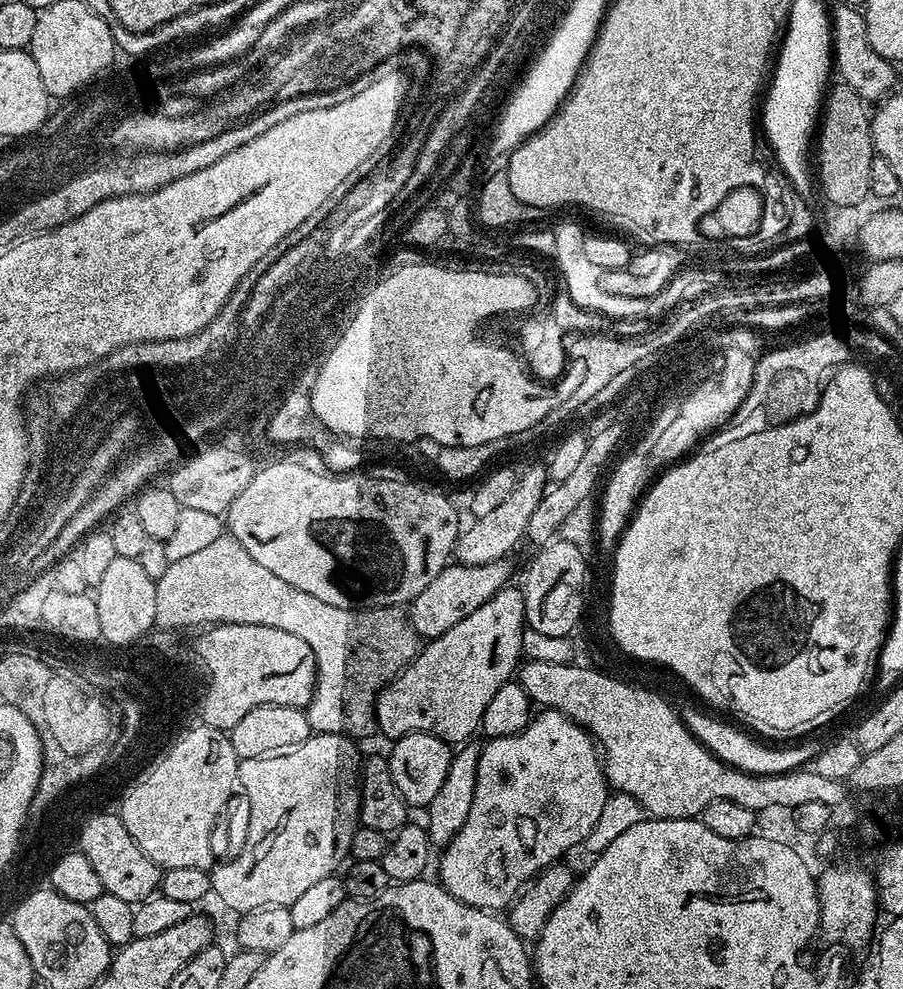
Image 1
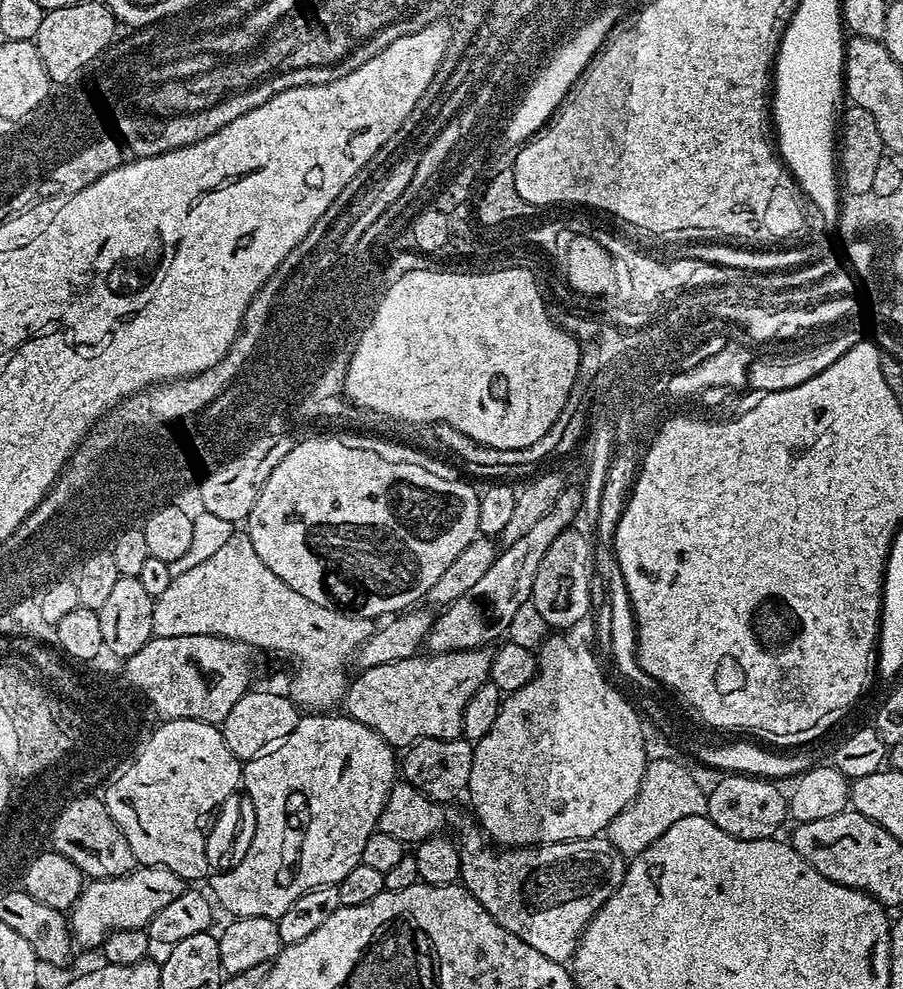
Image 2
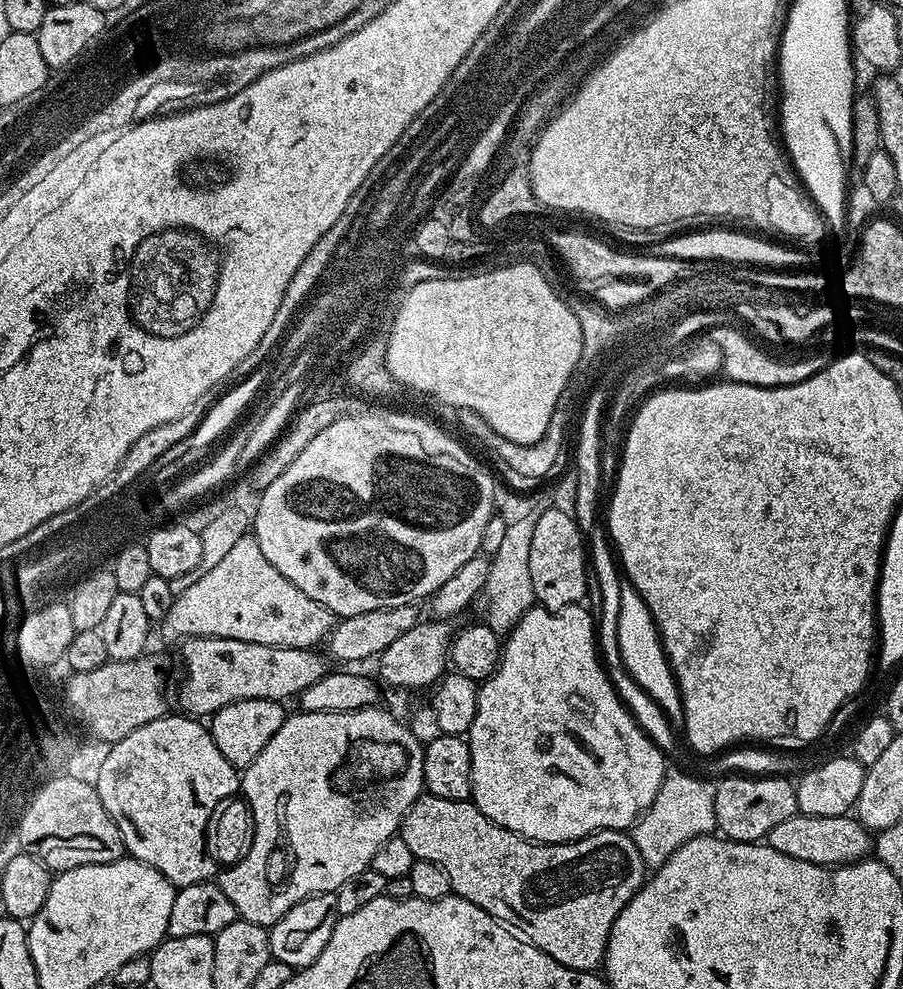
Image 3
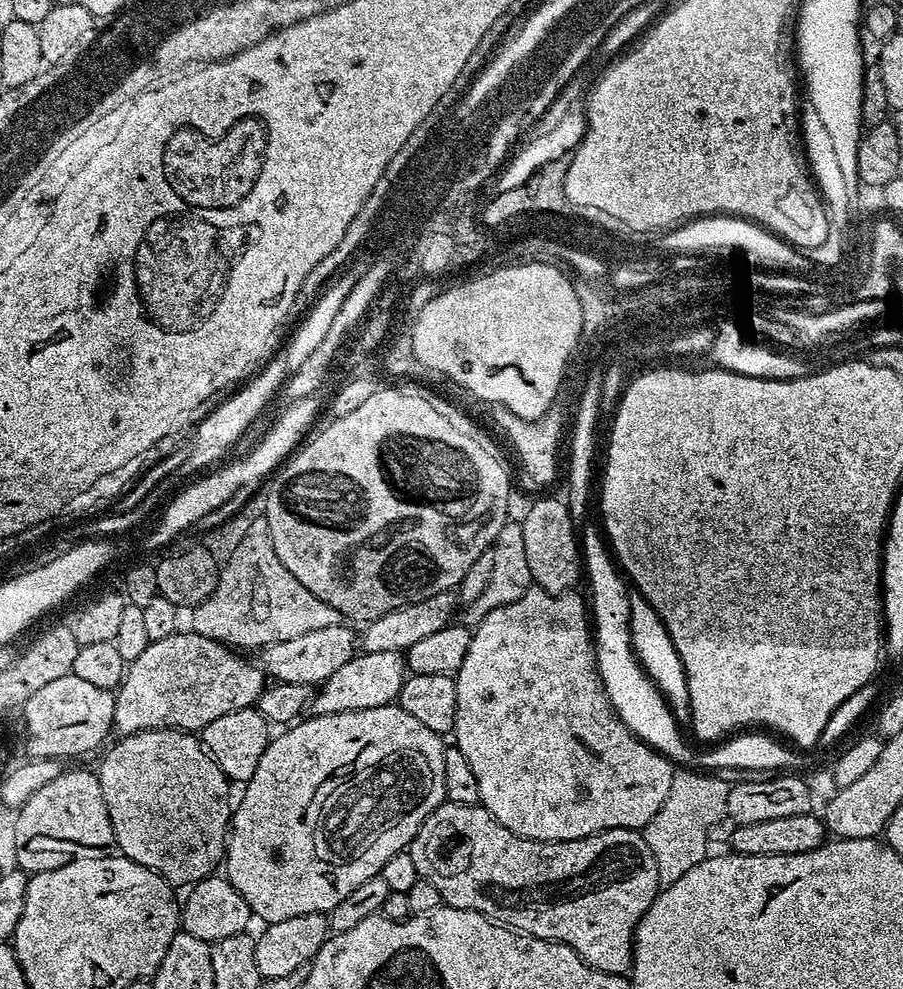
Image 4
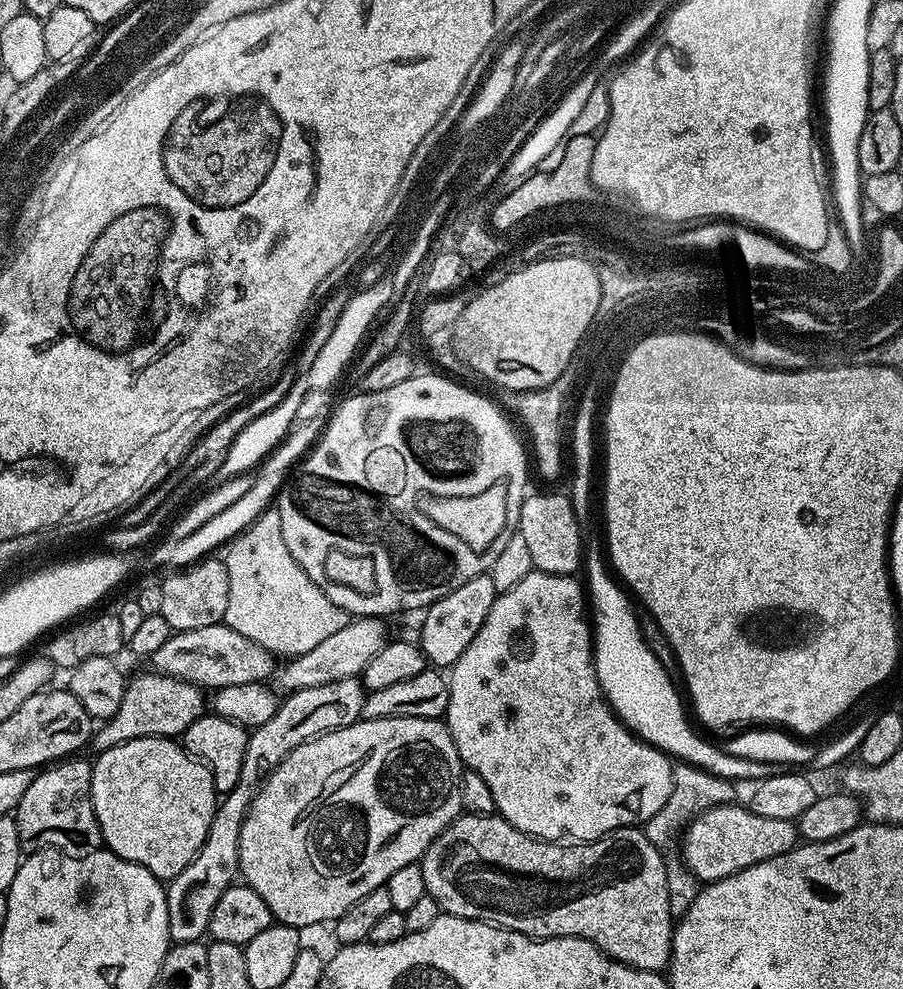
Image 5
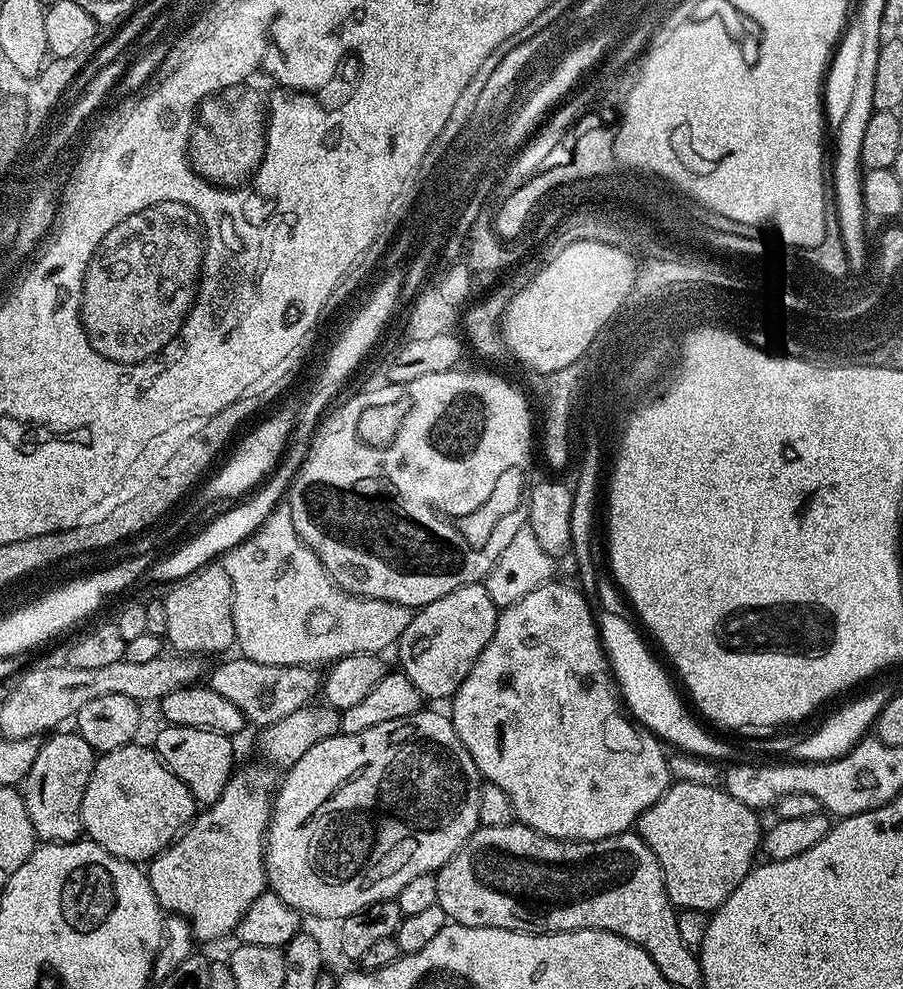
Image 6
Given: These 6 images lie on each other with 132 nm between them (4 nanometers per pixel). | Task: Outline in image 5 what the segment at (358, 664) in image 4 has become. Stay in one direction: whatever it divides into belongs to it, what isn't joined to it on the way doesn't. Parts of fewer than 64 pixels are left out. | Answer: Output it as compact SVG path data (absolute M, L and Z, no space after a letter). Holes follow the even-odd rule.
M355 676L326 685L310 686L309 689L289 691L281 699L278 714L274 714L274 718L269 718L264 725L249 731L246 755L242 758L242 774L238 774L238 786L234 786L234 790L227 792L217 803L206 842L202 850L198 850L194 862L190 862L182 874L167 881L168 939L172 944L203 941L208 936L210 914L214 914L218 898L222 898L222 894L226 894L226 890L237 883L242 822L261 784L283 762L286 754L302 746L302 742L310 742L315 736L345 728L361 719L360 711L365 695L363 683Z

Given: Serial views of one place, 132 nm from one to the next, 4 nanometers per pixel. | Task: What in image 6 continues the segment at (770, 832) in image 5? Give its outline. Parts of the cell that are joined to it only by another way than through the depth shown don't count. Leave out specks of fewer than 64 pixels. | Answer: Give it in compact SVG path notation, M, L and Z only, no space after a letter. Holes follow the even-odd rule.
M681 780L641 814L638 834L655 854L673 909L711 914L734 894L762 848L757 809L738 802L723 787Z

